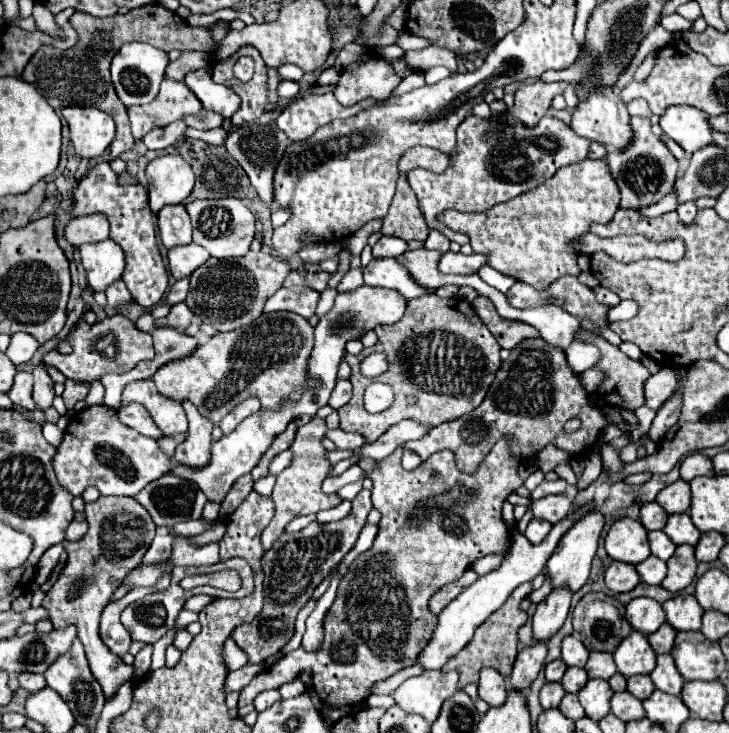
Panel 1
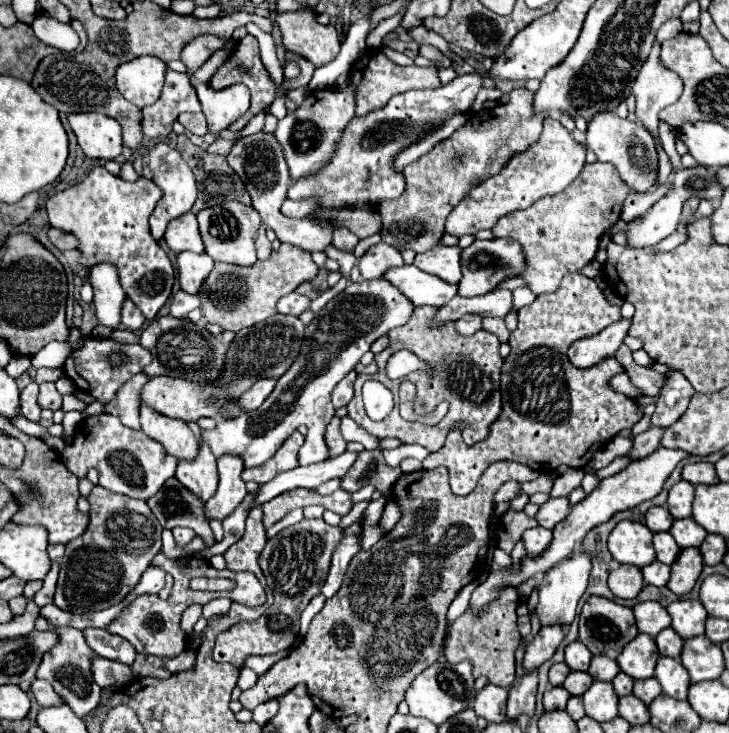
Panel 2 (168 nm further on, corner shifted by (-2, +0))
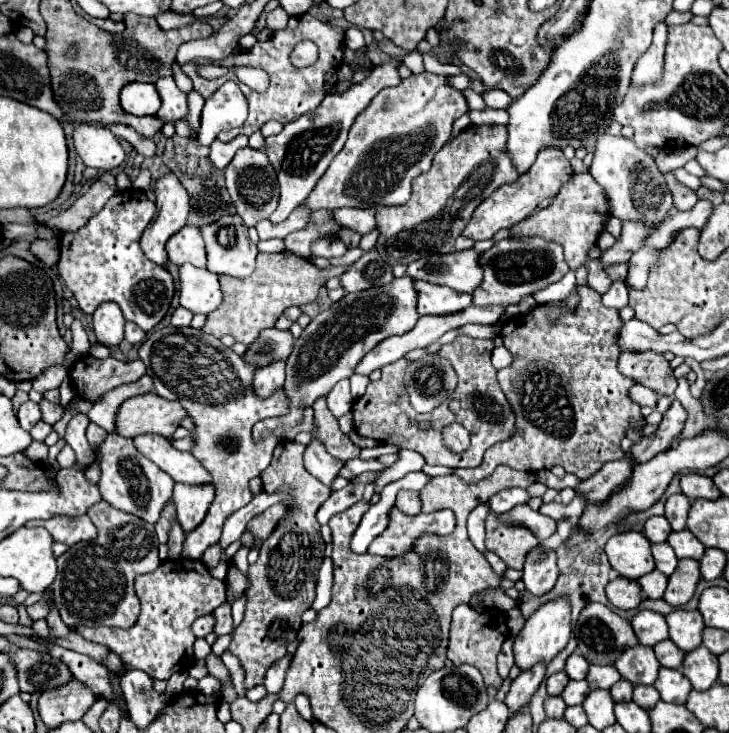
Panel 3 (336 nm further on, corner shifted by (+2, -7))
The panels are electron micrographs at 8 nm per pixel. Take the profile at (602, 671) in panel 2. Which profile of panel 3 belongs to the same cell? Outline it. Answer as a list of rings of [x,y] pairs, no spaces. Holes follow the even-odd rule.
[[[590,665],[586,681],[590,683],[590,689],[610,689],[616,681],[620,681],[620,673],[612,665]]]

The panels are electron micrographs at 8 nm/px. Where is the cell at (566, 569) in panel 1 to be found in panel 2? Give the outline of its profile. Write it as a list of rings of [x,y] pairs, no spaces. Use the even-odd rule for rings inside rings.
[[[574,552],[568,560],[560,562],[556,568],[548,570],[542,578],[542,584],[538,586],[538,604],[536,604],[536,616],[542,626],[562,626],[568,628],[576,616],[576,606],[578,600],[582,598],[586,586],[588,586],[588,576],[590,576],[590,556],[584,552]]]

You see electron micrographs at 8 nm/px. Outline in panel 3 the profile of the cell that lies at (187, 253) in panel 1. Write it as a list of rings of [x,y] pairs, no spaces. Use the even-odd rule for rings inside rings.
[[[188,263],[180,265],[180,305],[194,311],[208,315],[220,305],[222,291],[218,285],[218,275],[192,267]]]

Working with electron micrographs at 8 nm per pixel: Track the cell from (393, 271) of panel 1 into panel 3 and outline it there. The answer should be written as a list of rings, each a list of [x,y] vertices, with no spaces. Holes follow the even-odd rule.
[[[412,279],[418,295],[418,313],[420,315],[444,315],[462,311],[472,305],[472,297],[468,293],[458,293],[444,285],[434,285],[428,281]]]

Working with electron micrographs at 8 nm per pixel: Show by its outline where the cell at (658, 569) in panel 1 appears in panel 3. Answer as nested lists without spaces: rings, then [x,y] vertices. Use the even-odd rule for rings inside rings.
[[[654,569],[654,571],[646,573],[644,577],[640,577],[638,583],[640,583],[640,587],[642,587],[642,591],[644,591],[646,597],[650,597],[650,599],[660,599],[660,597],[664,595],[664,591],[666,591],[668,577],[662,575],[658,569]]]

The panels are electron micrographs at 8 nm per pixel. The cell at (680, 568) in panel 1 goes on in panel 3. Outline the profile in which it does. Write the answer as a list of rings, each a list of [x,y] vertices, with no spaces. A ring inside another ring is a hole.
[[[680,559],[676,571],[668,577],[668,589],[664,593],[664,601],[674,607],[688,603],[696,591],[698,581],[700,581],[700,561]]]

